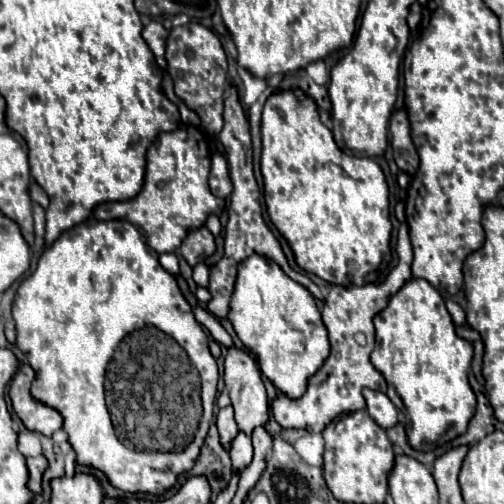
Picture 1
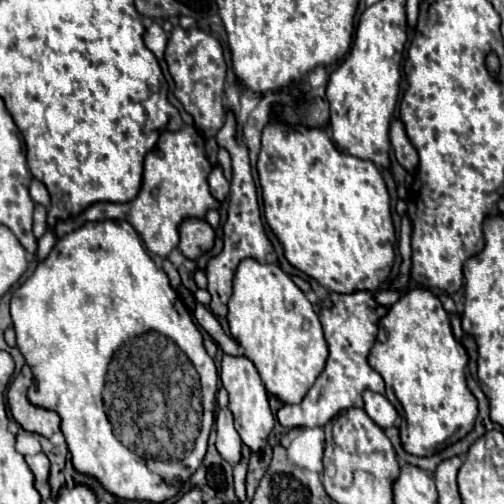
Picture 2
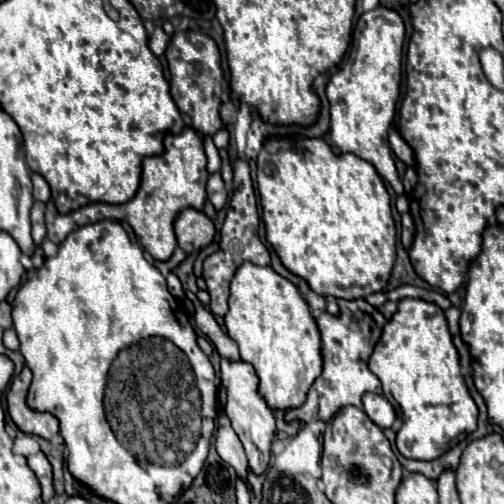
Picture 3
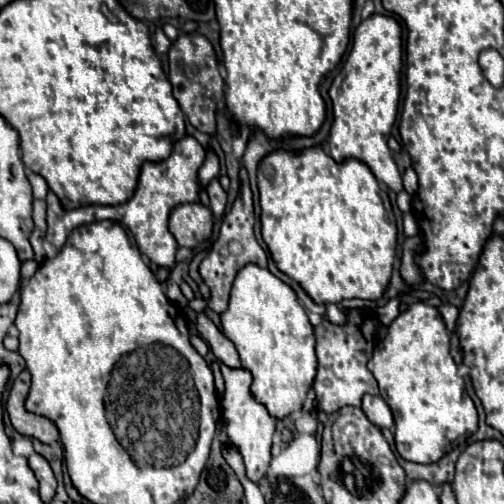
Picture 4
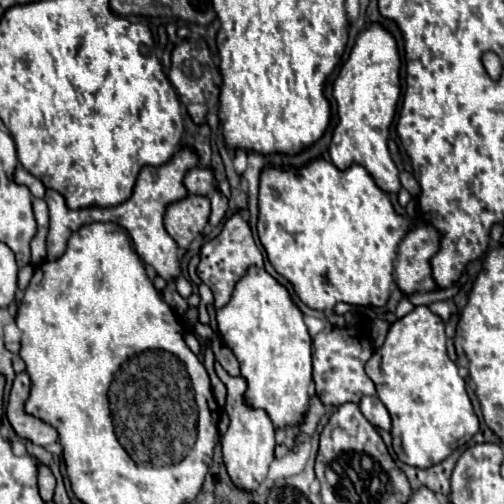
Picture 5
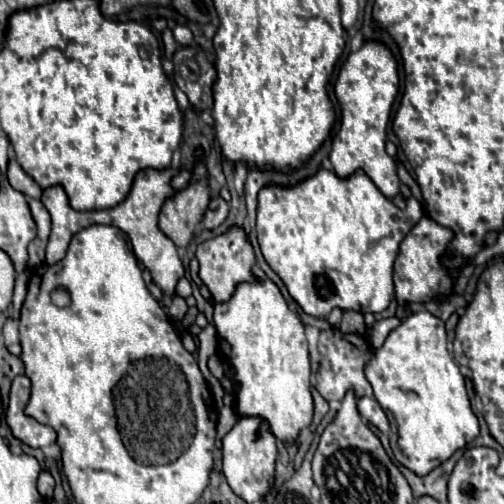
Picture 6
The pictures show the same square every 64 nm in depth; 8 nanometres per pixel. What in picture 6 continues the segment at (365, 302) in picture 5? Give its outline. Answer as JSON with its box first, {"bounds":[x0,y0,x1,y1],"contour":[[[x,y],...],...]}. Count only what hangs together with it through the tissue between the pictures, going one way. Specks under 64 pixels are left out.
{"bounds":[256,168,424,318],"contour":[[[320,168],[318,174],[294,188],[268,186],[258,194],[256,232],[264,260],[282,278],[290,296],[298,306],[314,316],[328,318],[334,308],[342,312],[384,312],[394,296],[392,266],[398,256],[398,246],[406,232],[424,215],[421,203],[413,196],[407,199],[404,211],[396,208],[364,172],[354,172],[348,178],[338,178],[334,172]]]}

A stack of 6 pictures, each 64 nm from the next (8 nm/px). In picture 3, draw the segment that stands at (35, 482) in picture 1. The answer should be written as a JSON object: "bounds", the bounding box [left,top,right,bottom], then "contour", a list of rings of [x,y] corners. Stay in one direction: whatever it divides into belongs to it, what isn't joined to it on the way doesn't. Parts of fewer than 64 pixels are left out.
{"bounds":[28,452,54,502],"contour":[[[38,452],[34,456],[28,456],[28,466],[32,468],[32,472],[36,474],[36,478],[40,480],[42,486],[42,500],[48,502],[54,496],[54,480],[52,480],[52,466],[48,462],[48,458]]]}

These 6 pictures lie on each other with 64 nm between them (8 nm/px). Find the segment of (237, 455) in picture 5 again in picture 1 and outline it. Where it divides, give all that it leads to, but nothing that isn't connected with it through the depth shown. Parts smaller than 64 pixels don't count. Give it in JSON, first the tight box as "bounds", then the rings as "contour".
{"bounds":[224,348,270,436],"contour":[[[230,348],[228,356],[224,360],[224,384],[230,394],[232,408],[236,414],[236,424],[238,424],[240,432],[244,432],[246,436],[252,436],[254,428],[266,426],[266,422],[270,418],[270,412],[268,412],[270,406],[268,406],[268,396],[266,396],[266,388],[262,382],[262,374],[260,374],[254,358],[242,350]]]}

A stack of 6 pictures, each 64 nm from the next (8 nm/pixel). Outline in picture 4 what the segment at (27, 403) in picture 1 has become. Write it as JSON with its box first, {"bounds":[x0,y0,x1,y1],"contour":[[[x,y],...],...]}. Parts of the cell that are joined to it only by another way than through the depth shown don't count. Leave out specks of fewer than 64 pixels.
{"bounds":[6,370,58,444],"contour":[[[24,370],[14,380],[8,402],[6,402],[10,422],[16,428],[16,432],[20,432],[22,436],[36,438],[44,444],[52,444],[58,440],[58,428],[48,418],[32,414],[24,408],[24,400],[28,396],[28,390],[30,390],[30,372]]]}

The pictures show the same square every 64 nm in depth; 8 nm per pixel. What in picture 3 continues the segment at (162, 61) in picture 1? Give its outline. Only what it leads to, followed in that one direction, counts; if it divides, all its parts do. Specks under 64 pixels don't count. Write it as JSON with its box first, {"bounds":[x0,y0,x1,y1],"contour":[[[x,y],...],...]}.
{"bounds":[150,28,170,56],"contour":[[[156,28],[154,34],[150,36],[150,50],[156,54],[156,56],[162,56],[166,52],[166,46],[170,42],[170,36],[162,30],[162,28]]]}

